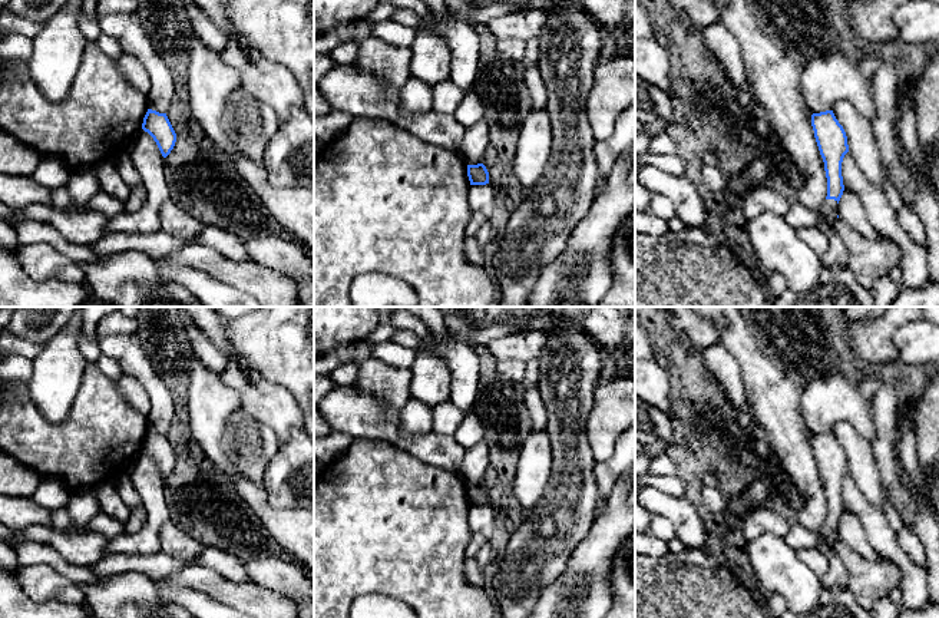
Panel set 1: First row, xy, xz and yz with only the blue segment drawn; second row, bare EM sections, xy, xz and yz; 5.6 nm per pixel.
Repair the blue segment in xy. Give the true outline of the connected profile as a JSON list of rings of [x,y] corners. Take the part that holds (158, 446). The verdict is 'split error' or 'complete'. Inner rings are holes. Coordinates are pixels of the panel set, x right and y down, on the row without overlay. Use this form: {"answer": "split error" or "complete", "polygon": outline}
{"answer": "complete", "polygon": [[[148,430],[143,439],[142,450],[153,459],[162,477],[166,479],[176,463],[176,455],[166,434]]]}

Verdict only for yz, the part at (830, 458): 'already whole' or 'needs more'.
needs more

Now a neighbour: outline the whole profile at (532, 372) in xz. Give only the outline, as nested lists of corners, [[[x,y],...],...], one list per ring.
[[[530,360],[526,363],[523,383],[528,387],[538,387],[540,377],[540,364],[539,360]]]

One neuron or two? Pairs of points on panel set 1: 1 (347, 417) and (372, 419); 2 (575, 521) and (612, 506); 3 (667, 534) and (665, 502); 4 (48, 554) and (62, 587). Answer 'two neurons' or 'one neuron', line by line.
1: one neuron
2: two neurons
3: two neurons
4: two neurons

